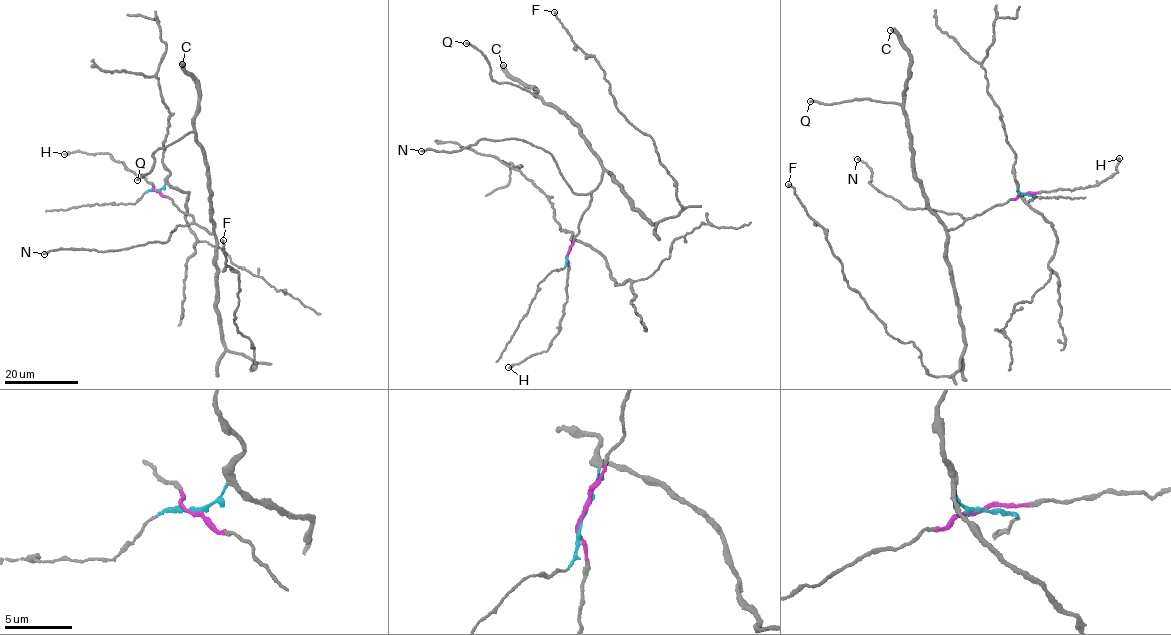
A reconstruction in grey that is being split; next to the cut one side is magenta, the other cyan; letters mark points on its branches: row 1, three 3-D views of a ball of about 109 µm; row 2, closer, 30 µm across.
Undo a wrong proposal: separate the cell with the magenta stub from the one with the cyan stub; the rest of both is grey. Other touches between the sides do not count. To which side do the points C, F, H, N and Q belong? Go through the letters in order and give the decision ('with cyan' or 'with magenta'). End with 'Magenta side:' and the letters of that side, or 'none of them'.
C: with magenta
F: with magenta
H: with magenta
N: with magenta
Q: with magenta
Magenta side: C, F, H, N, Q

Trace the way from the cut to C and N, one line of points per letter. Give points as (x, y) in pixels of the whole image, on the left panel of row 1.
C: (156, 191), (213, 232), (208, 166), (194, 124), (197, 80), (182, 63)
N: (156, 191), (194, 219), (192, 224), (177, 226), (165, 242), (150, 242), (114, 251), (71, 248), (44, 254)

